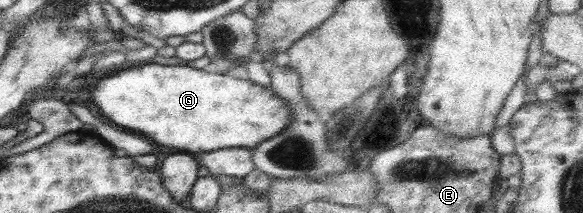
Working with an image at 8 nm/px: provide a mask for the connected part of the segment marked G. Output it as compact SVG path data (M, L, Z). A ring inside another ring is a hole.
M151 61L130 65L122 71L107 75L93 82L90 97L98 107L102 117L117 127L132 133L144 135L158 145L172 147L189 155L208 153L217 149L246 147L251 149L280 132L290 123L291 109L280 96L269 88L239 78L222 75L206 68L196 69L189 66L155 64Z

